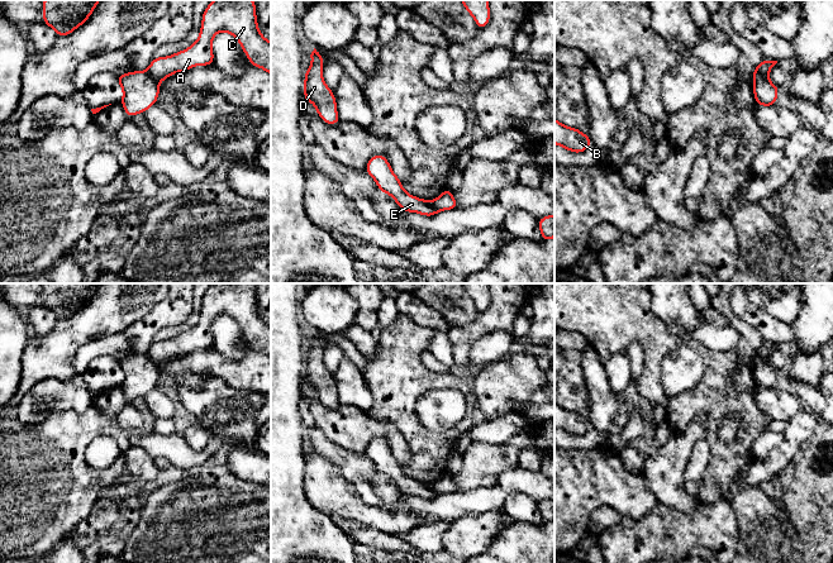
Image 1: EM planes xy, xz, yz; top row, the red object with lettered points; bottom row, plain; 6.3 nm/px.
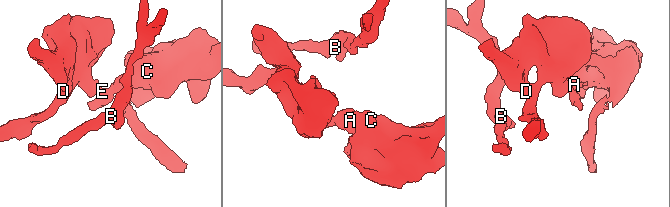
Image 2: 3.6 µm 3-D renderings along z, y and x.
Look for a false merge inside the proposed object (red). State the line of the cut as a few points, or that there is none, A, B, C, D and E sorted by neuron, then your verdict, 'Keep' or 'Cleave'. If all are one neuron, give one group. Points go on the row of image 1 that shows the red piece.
Split along yz (767, 75), (753, 82). Groups: A B C / D E. Cleave

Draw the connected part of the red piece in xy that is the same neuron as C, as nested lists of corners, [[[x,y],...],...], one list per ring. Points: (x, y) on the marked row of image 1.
[[[213,0],[203,13],[197,40],[177,53],[153,58],[148,73],[160,84],[173,73],[213,65],[213,38],[219,32],[232,34],[251,65],[271,75],[271,42],[258,29],[253,0]]]

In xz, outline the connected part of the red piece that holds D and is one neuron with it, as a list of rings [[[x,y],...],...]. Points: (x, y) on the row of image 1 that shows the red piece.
[[[314,48],[310,54],[311,63],[305,71],[304,78],[304,100],[310,101],[319,118],[330,125],[341,120],[337,111],[337,101],[333,90],[329,89],[323,78],[324,57]]]

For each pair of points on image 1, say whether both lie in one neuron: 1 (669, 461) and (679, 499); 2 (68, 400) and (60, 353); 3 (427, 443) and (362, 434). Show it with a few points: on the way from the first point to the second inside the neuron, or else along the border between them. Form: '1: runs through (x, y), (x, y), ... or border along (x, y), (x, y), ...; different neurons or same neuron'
1: runs through (669, 470), (670, 490); same neuron
2: border along (70, 380), (43, 378), (36, 383); different neurons
3: border along (381, 419), (389, 420), (405, 442), (407, 463); different neurons

